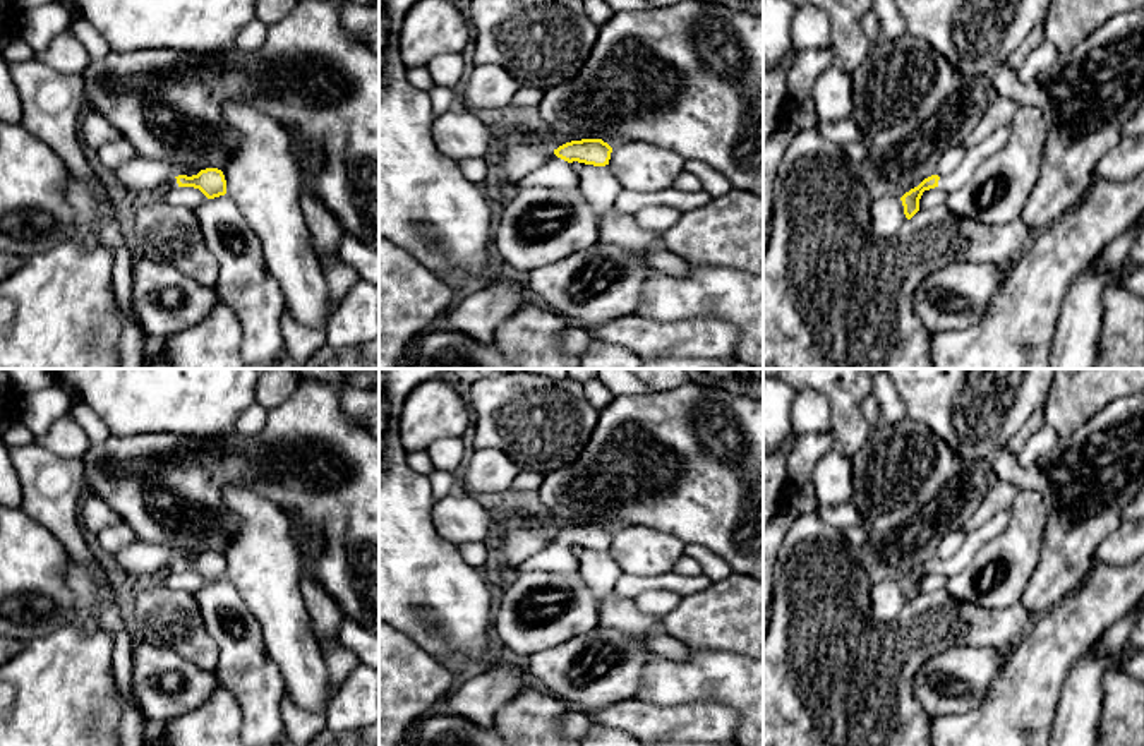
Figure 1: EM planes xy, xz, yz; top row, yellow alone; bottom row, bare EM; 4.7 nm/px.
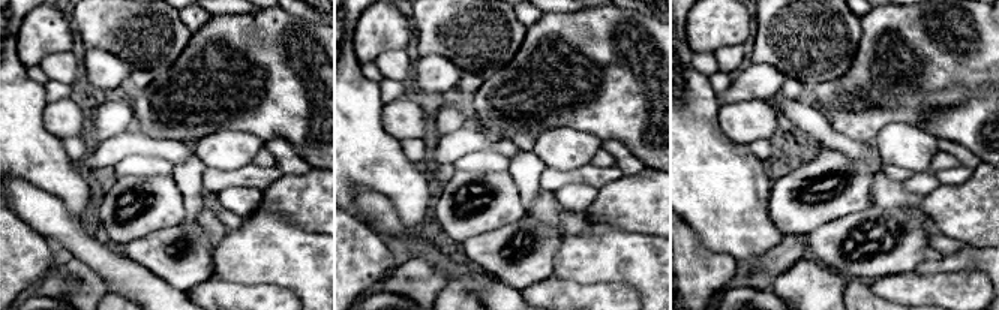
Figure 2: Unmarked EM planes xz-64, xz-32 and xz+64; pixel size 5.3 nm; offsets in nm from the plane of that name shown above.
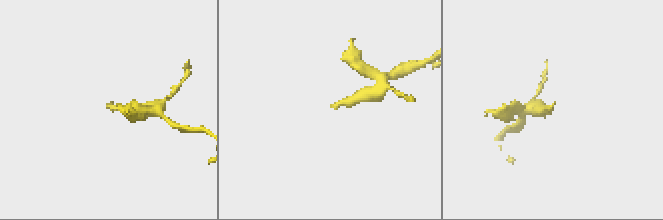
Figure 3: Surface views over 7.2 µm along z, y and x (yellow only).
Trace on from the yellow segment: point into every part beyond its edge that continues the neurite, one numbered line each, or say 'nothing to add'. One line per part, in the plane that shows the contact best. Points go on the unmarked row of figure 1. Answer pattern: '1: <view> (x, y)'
1: xz (558, 558)

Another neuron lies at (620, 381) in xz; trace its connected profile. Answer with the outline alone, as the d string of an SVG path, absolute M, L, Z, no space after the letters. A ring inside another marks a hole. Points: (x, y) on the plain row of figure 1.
M599 369L599 379L614 394L645 394L653 391L629 369Z

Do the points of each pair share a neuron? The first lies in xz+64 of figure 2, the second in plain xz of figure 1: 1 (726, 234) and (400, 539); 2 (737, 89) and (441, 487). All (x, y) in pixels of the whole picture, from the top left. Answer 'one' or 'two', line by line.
1: one
2: two

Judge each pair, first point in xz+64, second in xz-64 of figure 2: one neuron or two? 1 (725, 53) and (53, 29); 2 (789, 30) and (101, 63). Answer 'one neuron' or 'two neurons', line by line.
1: two neurons
2: two neurons

